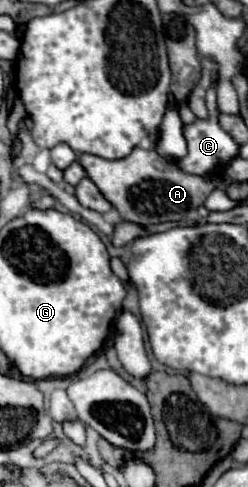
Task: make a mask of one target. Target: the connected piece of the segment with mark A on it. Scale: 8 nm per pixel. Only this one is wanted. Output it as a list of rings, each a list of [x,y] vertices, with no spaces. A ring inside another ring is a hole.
[[[134,148],[128,158],[104,160],[92,154],[80,154],[78,164],[82,164],[86,176],[98,186],[106,200],[118,210],[124,222],[152,226],[162,222],[180,222],[188,218],[214,190],[208,176],[182,172],[178,166],[166,162],[156,150]]]

